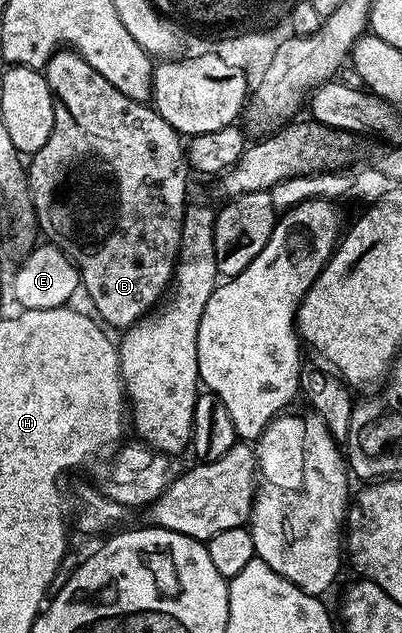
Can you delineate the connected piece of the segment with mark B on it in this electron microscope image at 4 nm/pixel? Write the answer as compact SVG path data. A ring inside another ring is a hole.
M74 50L54 52L46 66L45 75L47 84L51 87L51 95L55 97L56 102L55 125L53 126L53 134L49 134L49 142L45 142L45 146L41 146L41 150L34 153L30 157L31 164L29 160L26 165L27 186L31 189L31 201L35 207L37 228L42 235L43 232L47 235L44 237L50 238L58 244L60 250L74 262L75 267L79 270L79 282L82 291L84 293L87 291L92 306L99 311L100 317L98 316L98 319L104 325L112 324L113 327L119 328L118 330L126 330L148 315L164 299L165 293L171 287L175 266L179 258L183 209L189 203L189 197L187 197L189 165L185 151L185 140L175 131L173 126L169 126L169 122L165 122L165 118L161 118L161 114L155 111L150 103L134 100L121 94L121 90L117 90L117 86L113 86L113 82L101 78L101 74L97 74L97 70L93 70L93 66L89 66L89 62L85 62L83 57Z

